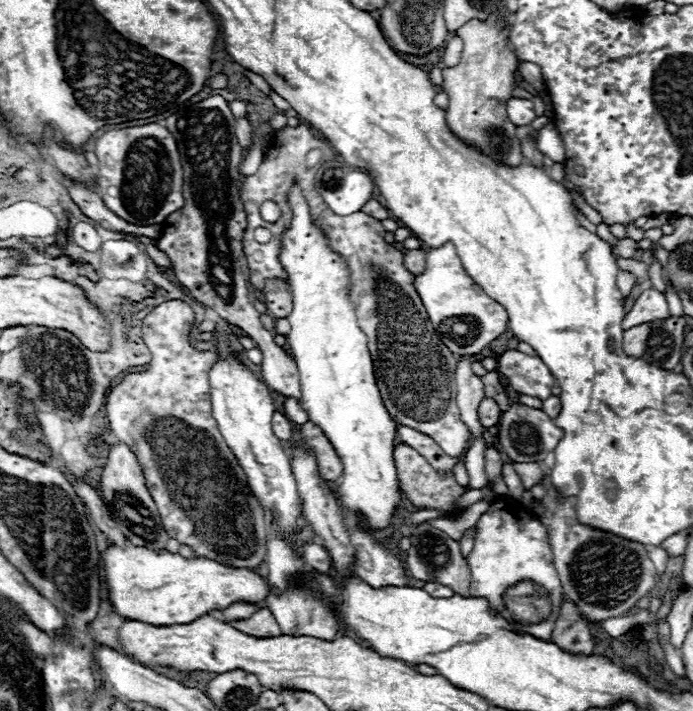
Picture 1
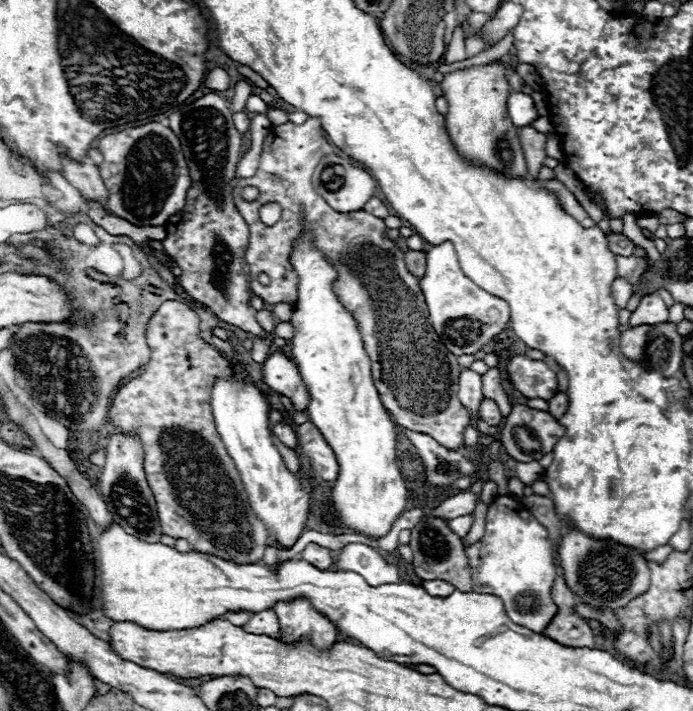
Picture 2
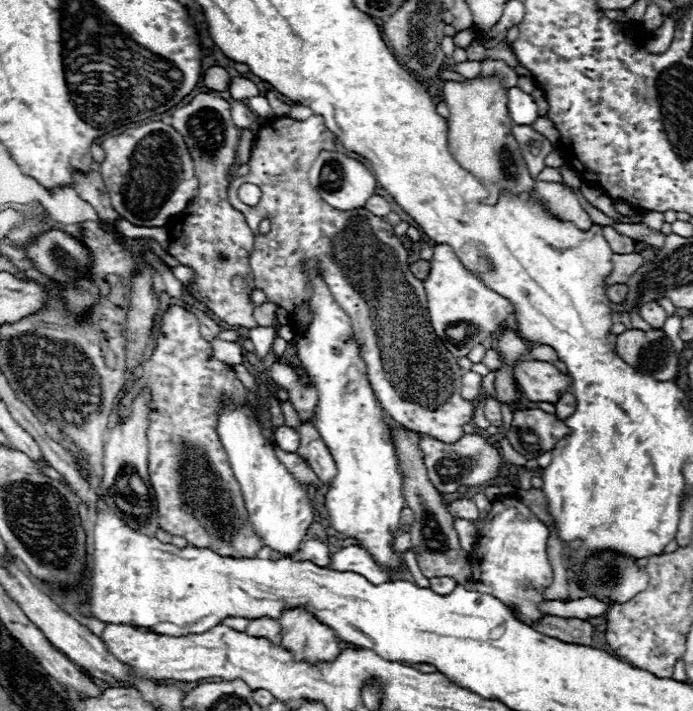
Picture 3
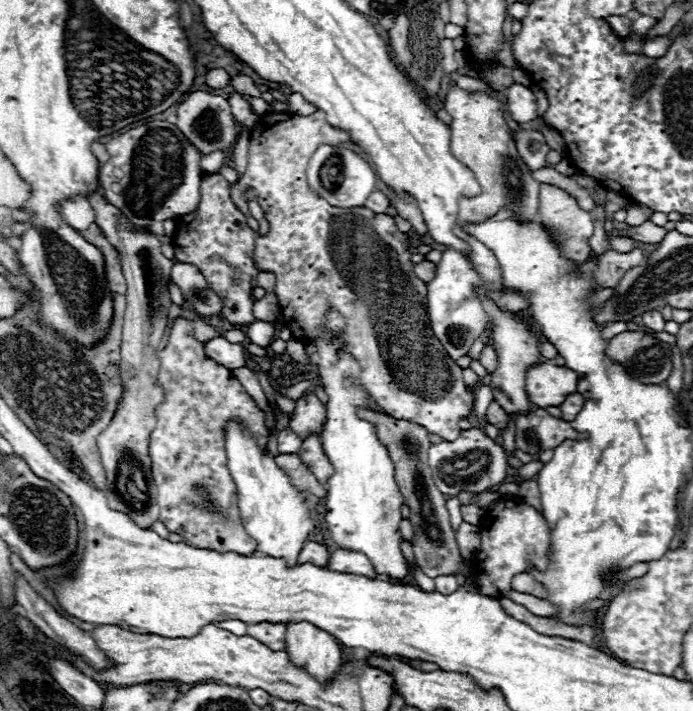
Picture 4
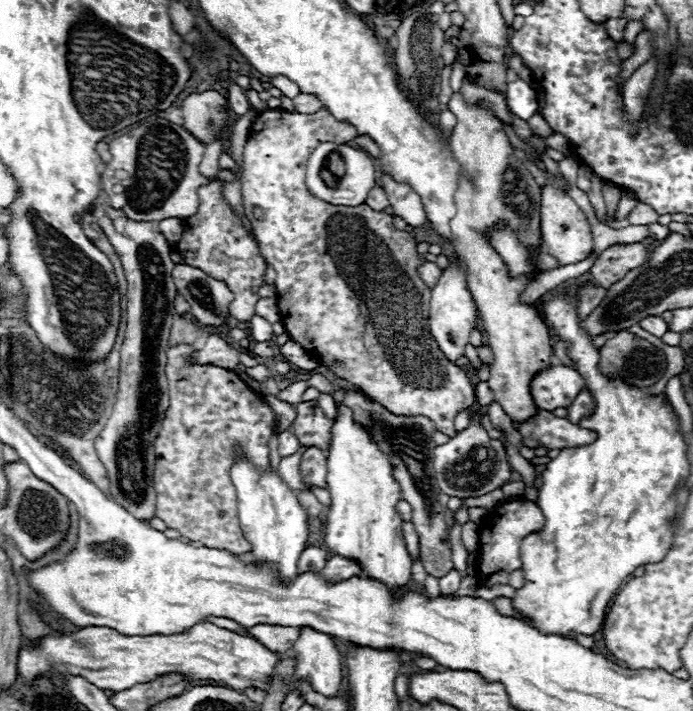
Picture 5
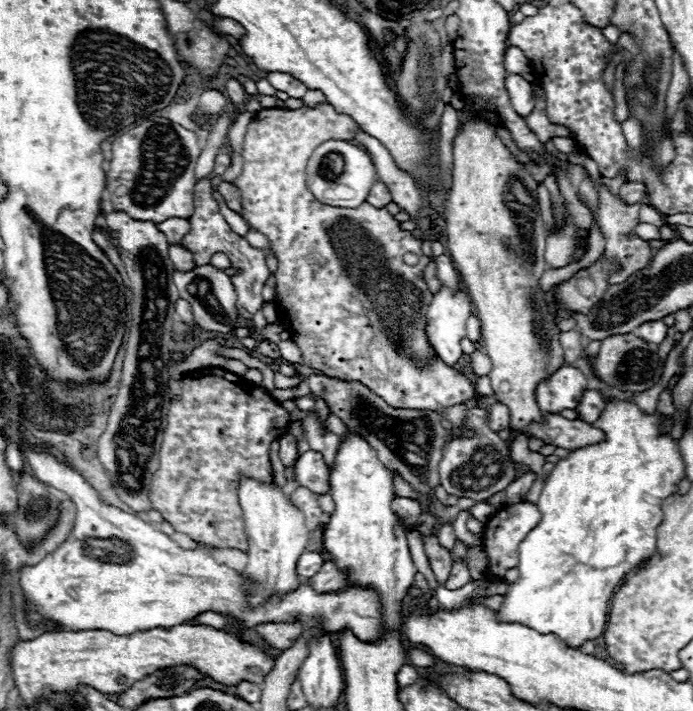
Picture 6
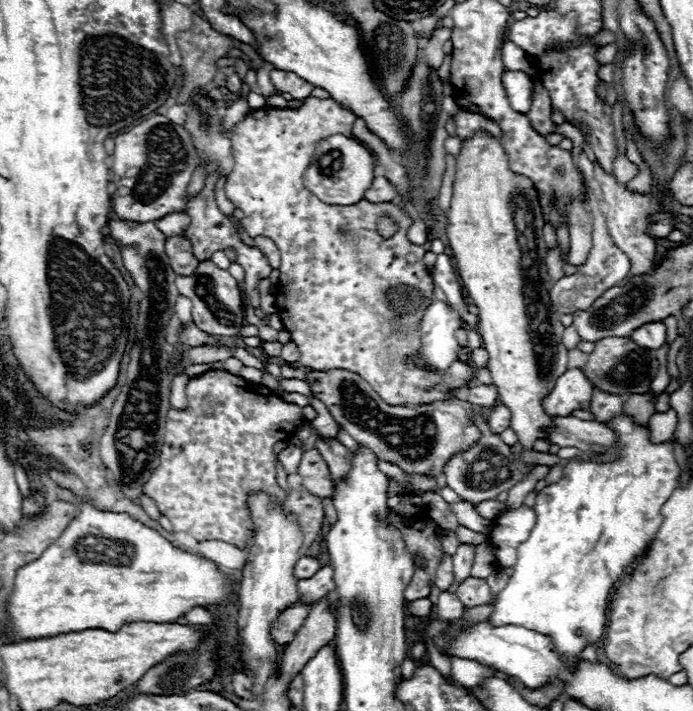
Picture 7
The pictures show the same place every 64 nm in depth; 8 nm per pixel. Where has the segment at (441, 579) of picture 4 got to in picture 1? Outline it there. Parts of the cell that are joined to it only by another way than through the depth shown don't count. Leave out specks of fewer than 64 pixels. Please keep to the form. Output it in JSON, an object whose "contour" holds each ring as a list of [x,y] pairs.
{"contour":[[[426,582],[424,590],[434,598],[450,598],[454,594],[452,588],[446,588],[444,584],[434,584],[434,582]]]}

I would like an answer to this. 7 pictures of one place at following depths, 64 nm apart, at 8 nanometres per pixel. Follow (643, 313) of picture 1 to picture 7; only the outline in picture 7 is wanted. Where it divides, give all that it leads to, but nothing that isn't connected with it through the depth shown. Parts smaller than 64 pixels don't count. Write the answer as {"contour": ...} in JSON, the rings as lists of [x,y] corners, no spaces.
{"contour":[[[662,322],[644,324],[644,326],[640,326],[638,330],[634,330],[634,332],[630,334],[630,338],[632,338],[638,346],[642,346],[642,348],[646,348],[646,350],[658,350],[658,348],[664,344],[664,340],[666,340],[666,326],[664,326]]]}

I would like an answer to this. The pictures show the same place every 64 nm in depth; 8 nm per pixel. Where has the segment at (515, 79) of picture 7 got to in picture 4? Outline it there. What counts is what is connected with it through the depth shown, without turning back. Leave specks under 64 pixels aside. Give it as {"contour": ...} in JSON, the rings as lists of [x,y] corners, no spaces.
{"contour":[[[514,82],[504,90],[504,96],[508,100],[508,110],[510,110],[510,114],[516,122],[526,124],[526,122],[532,122],[532,120],[538,118],[536,96],[530,88]]]}

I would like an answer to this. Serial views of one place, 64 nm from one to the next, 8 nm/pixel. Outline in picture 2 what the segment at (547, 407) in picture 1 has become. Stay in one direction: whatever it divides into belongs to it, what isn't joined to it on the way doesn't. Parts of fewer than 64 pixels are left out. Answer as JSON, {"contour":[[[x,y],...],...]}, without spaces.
{"contour":[[[564,392],[556,394],[554,398],[548,400],[548,404],[550,404],[550,414],[554,418],[562,418],[566,414],[566,408],[568,408],[568,394],[564,394]]]}

